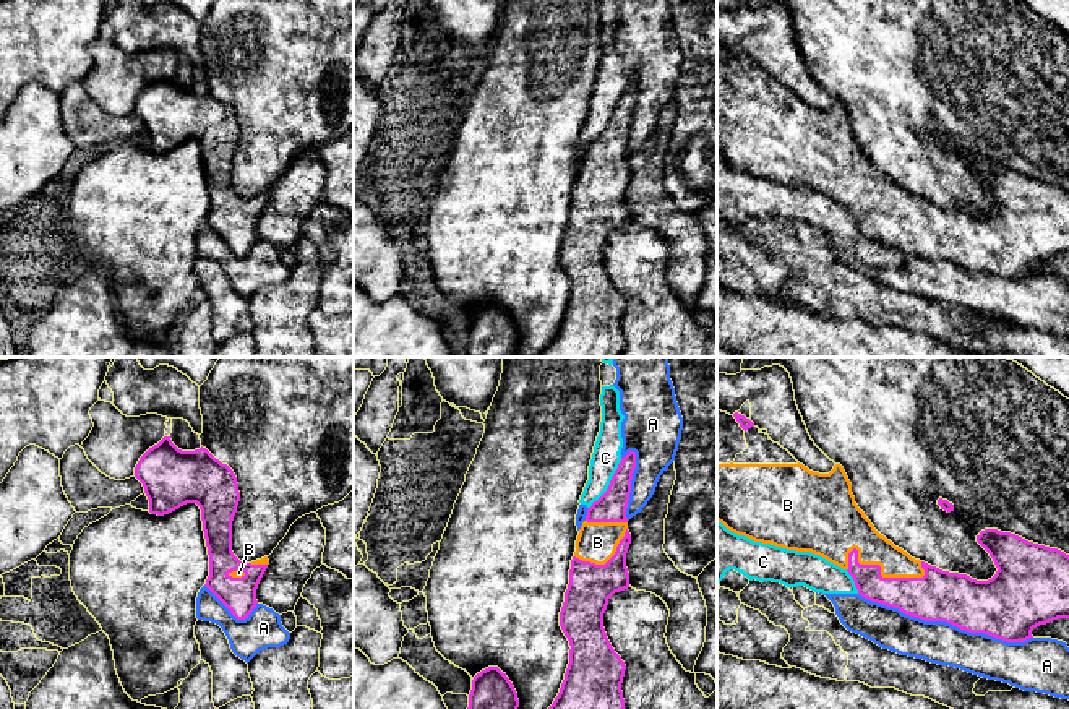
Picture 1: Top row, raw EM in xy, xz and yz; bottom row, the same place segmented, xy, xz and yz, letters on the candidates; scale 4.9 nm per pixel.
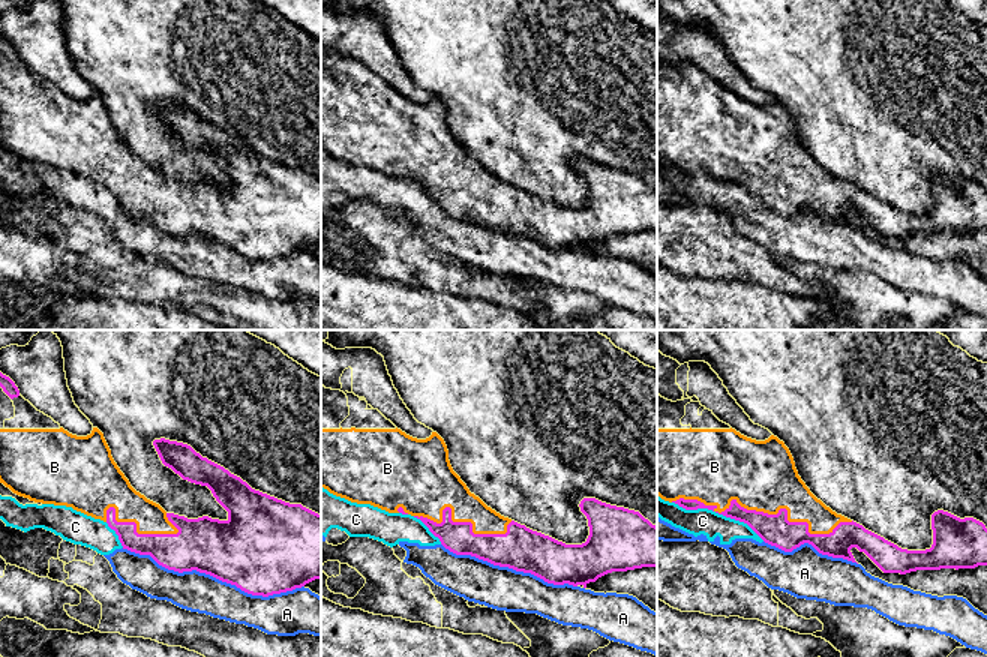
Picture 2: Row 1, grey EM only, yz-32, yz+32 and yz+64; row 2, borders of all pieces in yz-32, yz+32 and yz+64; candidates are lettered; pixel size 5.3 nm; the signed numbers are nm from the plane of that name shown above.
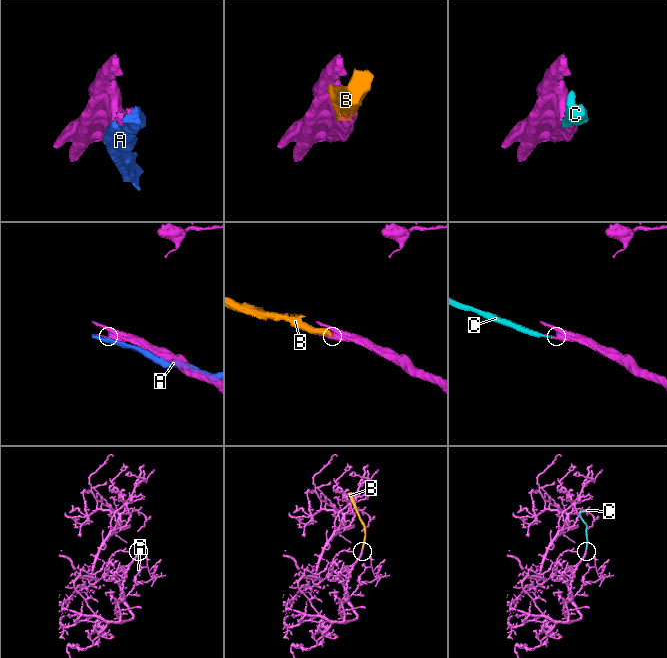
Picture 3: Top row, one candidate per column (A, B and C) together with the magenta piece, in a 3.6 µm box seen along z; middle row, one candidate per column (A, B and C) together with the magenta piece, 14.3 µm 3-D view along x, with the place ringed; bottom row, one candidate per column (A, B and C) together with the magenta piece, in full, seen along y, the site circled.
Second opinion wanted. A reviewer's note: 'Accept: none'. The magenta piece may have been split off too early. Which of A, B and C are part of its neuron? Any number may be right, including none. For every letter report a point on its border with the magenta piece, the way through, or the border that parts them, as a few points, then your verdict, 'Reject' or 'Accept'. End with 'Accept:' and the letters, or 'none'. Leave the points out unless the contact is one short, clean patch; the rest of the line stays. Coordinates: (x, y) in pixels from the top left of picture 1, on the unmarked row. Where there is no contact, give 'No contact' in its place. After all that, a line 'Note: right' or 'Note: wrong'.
A: Touches magenta at yz (946, 258). Reject
B: Touches magenta at yz (880, 208). Accept
C: Touches magenta at xz (610, 120). Reject
Accept: B
Note: wrong

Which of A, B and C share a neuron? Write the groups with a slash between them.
A C / B

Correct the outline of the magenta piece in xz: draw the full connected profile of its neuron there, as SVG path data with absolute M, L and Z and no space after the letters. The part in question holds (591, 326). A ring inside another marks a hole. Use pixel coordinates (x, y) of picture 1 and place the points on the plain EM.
M636 89L621 94L607 128L587 146L571 196L569 221L560 248L560 263L569 277L569 300L553 341L537 357L618 357L625 349L621 320L626 302L612 284L603 250L608 235L629 224L626 190L631 180L626 144L631 130Z

